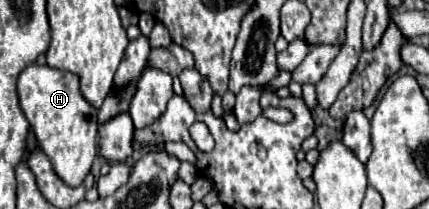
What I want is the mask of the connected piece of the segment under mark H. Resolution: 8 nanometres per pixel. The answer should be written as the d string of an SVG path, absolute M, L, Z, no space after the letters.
M32 63L18 77L18 97L36 141L50 157L54 171L66 185L78 187L90 173L98 155L98 111L84 99L80 91L80 77L50 65Z

